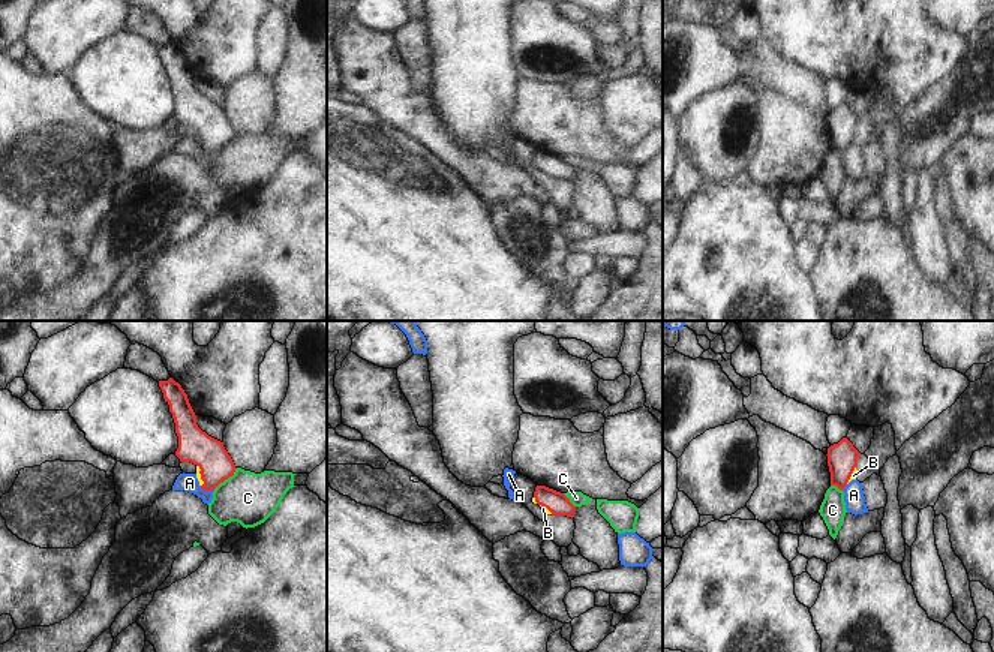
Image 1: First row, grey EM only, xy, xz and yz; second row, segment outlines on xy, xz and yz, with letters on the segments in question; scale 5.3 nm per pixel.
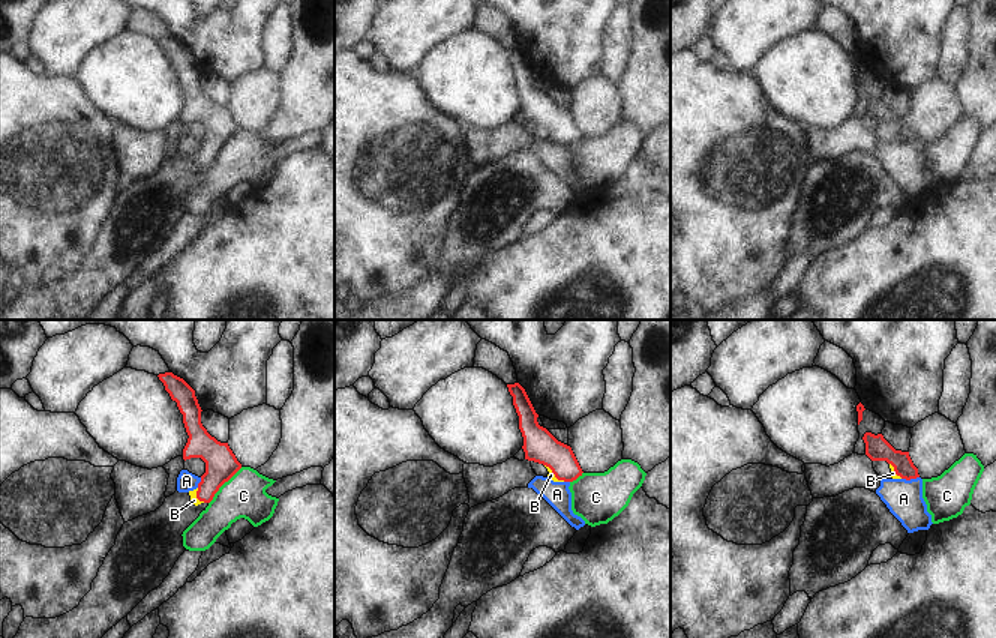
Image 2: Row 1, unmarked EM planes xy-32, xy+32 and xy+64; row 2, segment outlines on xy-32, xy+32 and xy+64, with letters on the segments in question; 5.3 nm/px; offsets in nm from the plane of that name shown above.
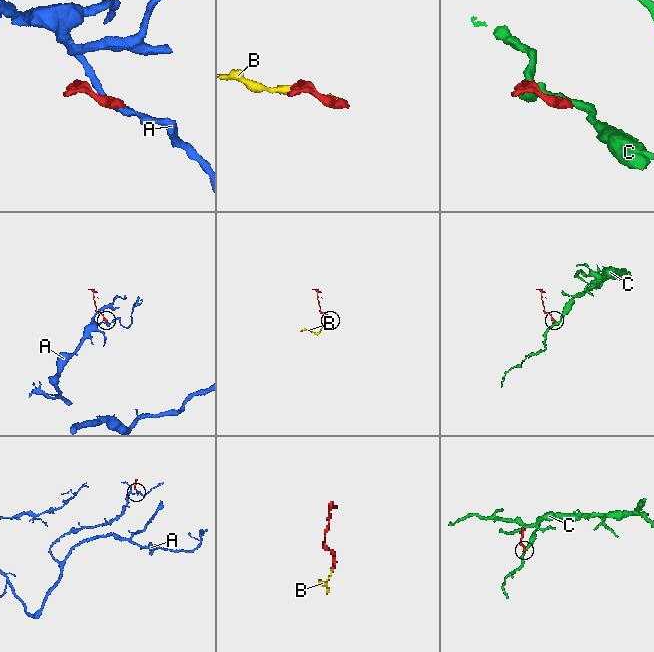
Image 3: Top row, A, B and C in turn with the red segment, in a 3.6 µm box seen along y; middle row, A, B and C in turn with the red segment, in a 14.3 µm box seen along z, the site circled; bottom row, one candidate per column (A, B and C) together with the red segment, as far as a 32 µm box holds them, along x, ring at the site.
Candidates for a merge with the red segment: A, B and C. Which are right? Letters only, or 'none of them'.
B

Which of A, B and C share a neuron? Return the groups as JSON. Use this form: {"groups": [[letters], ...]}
{"groups": [["A"], ["B"], ["C"]]}

